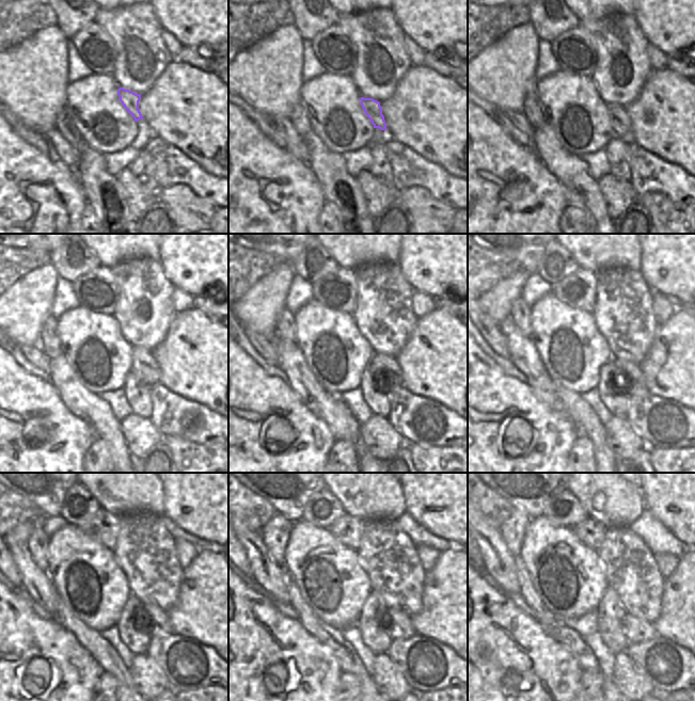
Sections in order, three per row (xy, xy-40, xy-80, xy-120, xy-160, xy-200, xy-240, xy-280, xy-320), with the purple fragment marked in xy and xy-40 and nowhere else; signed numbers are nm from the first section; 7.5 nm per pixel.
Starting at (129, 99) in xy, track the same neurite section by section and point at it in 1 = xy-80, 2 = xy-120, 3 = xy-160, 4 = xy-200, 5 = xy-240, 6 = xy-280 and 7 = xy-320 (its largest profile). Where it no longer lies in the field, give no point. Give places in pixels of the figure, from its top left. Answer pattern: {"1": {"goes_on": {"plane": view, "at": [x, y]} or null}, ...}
{"1": {"goes_on": {"plane": "xy-80", "at": [621, 126]}}, "2": {"goes_on": {"plane": "xy-120", "at": [144, 366]}}, "3": {"goes_on": {"plane": "xy-160", "at": [384, 367]}}, "4": {"goes_on": {"plane": "xy-200", "at": [629, 373]}}, "5": {"goes_on": {"plane": "xy-240", "at": [155, 621]}}, "6": {"goes_on": {"plane": "xy-280", "at": [396, 623]}}, "7": {"goes_on": {"plane": "xy-320", "at": [635, 630]}}}

